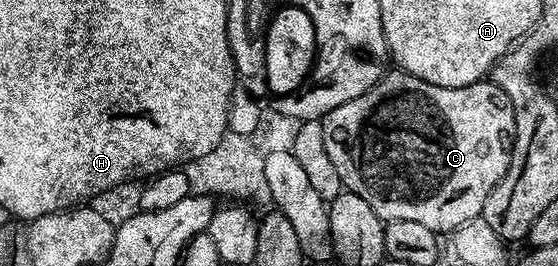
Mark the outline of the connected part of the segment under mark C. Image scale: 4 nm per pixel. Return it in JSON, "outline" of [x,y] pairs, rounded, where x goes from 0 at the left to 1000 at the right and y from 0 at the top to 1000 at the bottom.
{"outline":[[[729,278],[697,282],[681,305],[672,331],[665,331],[649,368],[634,368],[620,398],[599,414],[582,436],[577,462],[584,511],[584,579],[591,579],[600,635],[606,639],[606,669],[613,669],[618,711],[629,733],[654,752],[665,782],[676,797],[681,823],[690,835],[756,835],[756,850],[771,850],[783,880],[815,876],[819,865],[841,846],[848,827],[862,823],[866,782],[873,752],[867,722],[880,733],[891,695],[909,654],[903,632],[903,571],[896,560],[896,496],[889,496],[889,421],[882,421],[882,383],[889,368],[880,312],[862,308],[842,327],[839,346],[797,346],[771,308],[751,301],[749,289]]]}

